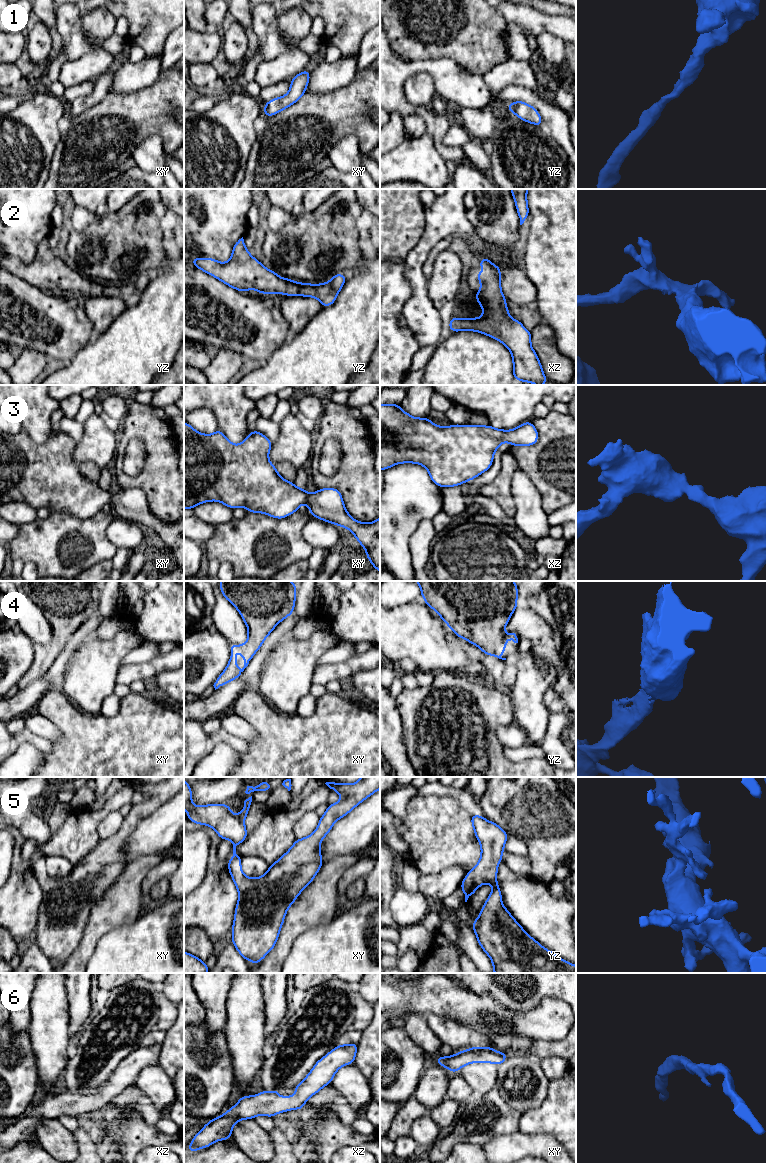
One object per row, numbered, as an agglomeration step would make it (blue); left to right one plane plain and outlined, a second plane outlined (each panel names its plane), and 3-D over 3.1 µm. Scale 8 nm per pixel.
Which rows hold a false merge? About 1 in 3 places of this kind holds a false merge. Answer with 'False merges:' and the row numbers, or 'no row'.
False merges: no row

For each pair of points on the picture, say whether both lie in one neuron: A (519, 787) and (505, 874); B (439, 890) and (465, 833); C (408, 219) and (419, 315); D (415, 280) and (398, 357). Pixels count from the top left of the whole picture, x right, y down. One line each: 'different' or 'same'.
A: different
B: different
C: different
D: different

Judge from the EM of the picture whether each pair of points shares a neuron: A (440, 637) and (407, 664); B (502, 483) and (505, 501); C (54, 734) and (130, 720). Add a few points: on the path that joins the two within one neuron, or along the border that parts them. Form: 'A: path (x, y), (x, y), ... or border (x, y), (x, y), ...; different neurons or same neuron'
A: border (399, 661), (410, 659), (418, 669); different neurons
B: path (502, 487), (503, 497); same neuron
C: border (44, 717), (59, 729), (60, 741); different neurons

